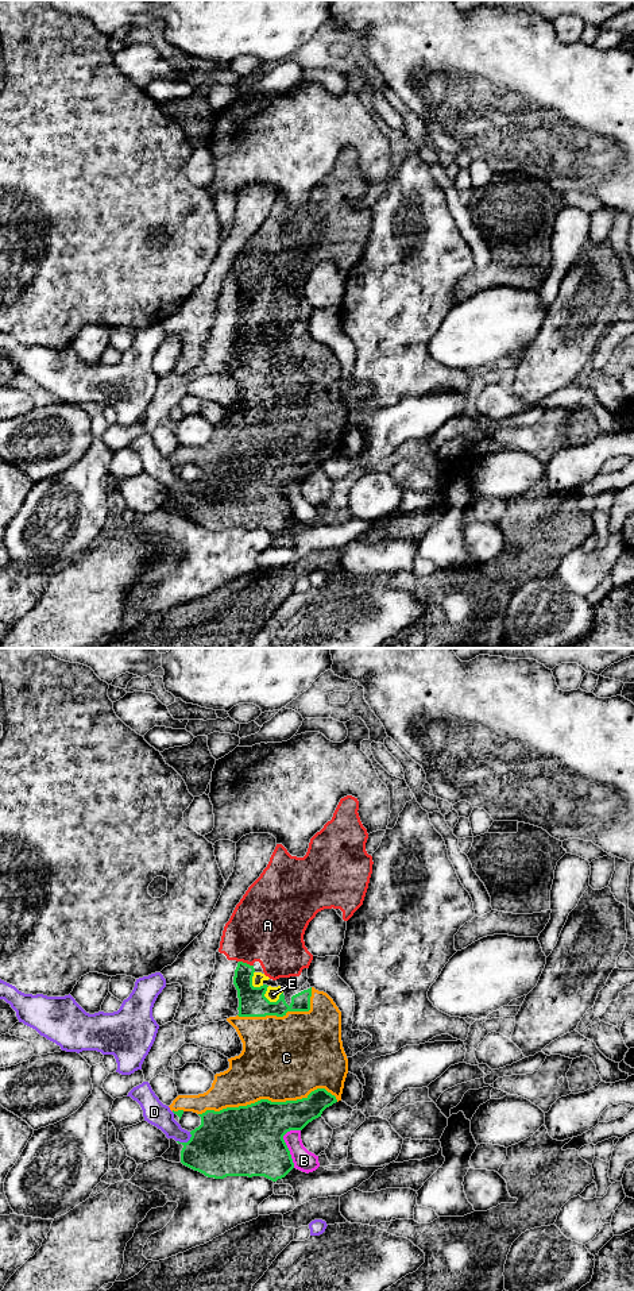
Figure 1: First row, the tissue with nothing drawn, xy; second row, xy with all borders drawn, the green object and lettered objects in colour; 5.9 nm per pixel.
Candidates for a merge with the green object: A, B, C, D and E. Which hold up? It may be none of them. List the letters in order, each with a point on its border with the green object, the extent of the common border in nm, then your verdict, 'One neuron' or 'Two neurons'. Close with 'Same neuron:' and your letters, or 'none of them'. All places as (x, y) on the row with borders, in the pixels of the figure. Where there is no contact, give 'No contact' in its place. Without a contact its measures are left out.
A: Touches green at xy (246, 963). Shared border 90 nm. One neuron
B: Touches green at xy (285, 1144). Shared border 240 nm. Two neurons
C: Touches green at xy (267, 1099). Shared border 850 nm. One neuron
D: Touches green at xy (188, 1141). Shared border 110 nm. Two neurons
E: Touches green at xy (274, 1002). Shared border 120 nm. One neuron
Same neuron: A, C, E

